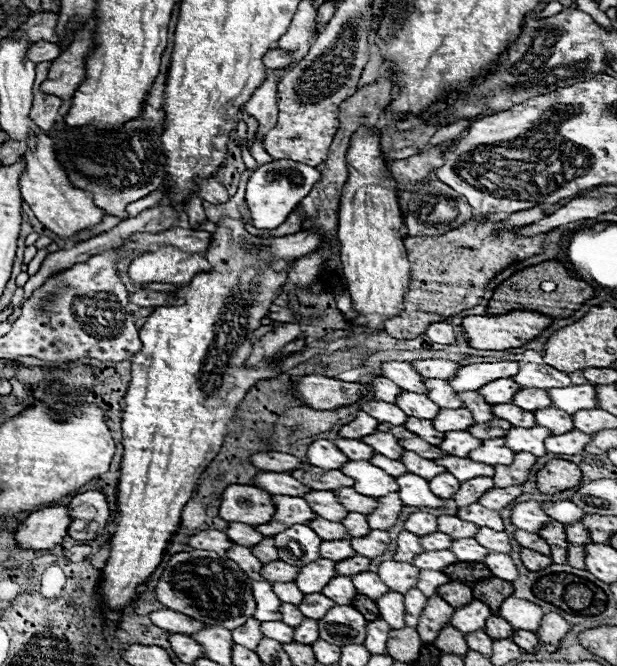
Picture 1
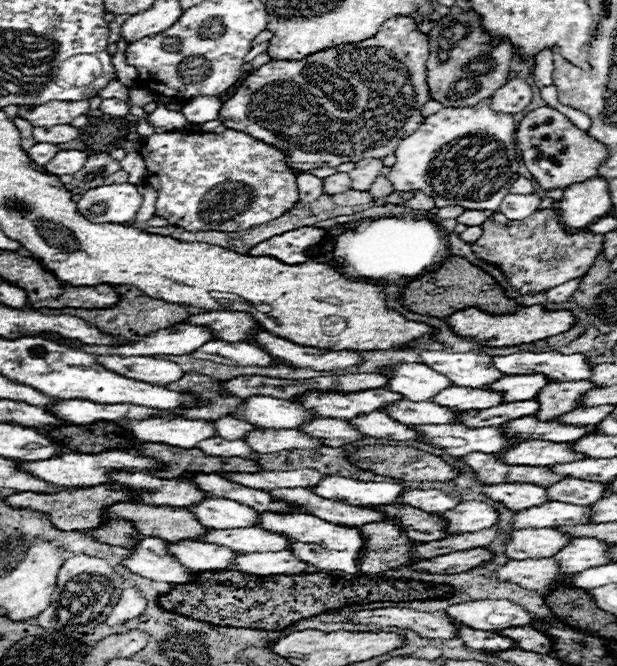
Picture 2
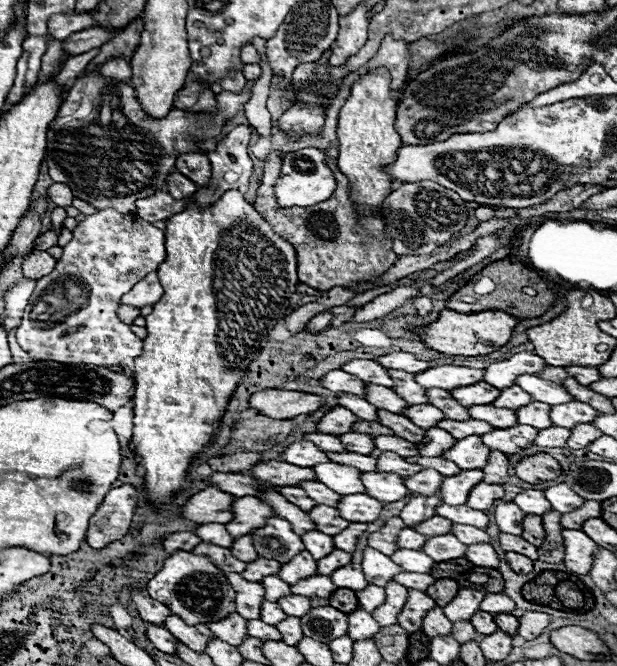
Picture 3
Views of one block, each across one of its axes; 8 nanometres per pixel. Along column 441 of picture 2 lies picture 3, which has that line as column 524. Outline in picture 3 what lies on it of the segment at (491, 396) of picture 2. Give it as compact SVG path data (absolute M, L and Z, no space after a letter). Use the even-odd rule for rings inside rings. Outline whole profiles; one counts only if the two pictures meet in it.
M514 384L510 388L504 388L500 392L500 396L492 402L492 406L496 406L496 408L508 408L508 410L518 410L518 408L530 404L530 402L532 402L532 398L524 390L520 390L520 386Z

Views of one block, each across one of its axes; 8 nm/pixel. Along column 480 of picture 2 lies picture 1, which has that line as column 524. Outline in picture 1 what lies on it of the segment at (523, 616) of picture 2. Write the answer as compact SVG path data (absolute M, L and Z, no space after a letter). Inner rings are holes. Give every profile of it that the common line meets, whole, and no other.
M506 598L498 610L498 616L502 616L504 620L508 620L516 630L532 630L538 632L544 612L540 606L528 602L528 600L520 600L520 598Z

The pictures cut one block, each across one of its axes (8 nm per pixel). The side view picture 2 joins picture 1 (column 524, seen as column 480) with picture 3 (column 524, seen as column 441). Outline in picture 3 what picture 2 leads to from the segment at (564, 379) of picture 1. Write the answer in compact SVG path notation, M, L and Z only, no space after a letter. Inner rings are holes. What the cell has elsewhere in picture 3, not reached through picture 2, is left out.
M518 352L506 360L492 362L484 368L484 382L496 386L498 390L514 386L516 378L522 374L536 374L544 368L544 358L536 356L534 352Z

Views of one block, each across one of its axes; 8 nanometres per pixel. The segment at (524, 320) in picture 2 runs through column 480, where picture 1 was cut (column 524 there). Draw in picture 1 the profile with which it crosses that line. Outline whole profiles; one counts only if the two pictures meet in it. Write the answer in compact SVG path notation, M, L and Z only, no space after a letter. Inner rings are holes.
M514 310L504 316L468 316L462 320L462 330L476 350L508 350L536 340L550 322L550 316Z

